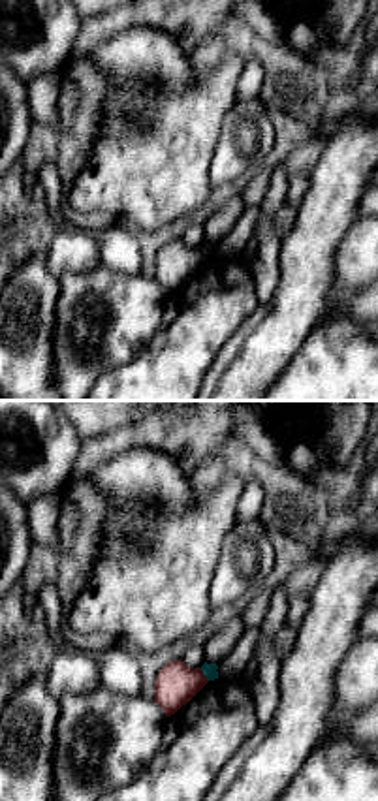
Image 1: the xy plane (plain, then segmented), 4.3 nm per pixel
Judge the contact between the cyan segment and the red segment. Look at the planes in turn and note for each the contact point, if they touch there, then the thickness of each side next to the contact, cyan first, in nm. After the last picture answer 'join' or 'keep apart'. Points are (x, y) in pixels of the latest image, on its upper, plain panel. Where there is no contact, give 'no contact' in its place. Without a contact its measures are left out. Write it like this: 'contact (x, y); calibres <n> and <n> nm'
contact (204, 252); calibres 60 and 180 nm

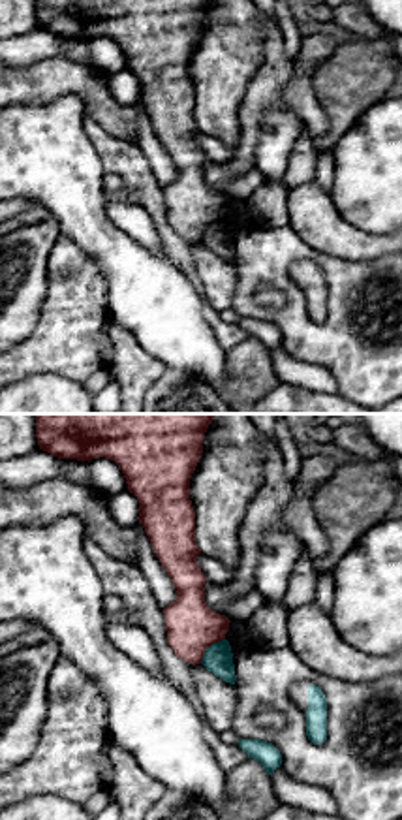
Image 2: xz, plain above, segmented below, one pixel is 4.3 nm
contact (209, 226); calibres 130 and 220 nm

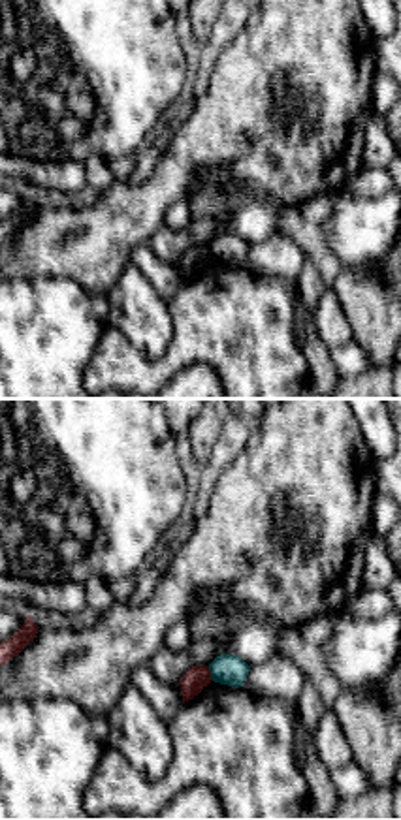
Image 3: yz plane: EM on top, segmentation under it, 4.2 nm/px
contact (211, 252); calibres 130 and 100 nm

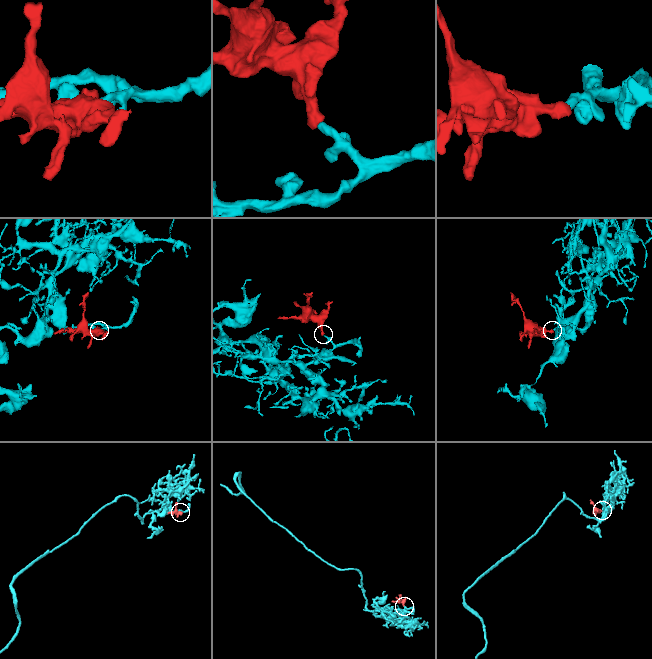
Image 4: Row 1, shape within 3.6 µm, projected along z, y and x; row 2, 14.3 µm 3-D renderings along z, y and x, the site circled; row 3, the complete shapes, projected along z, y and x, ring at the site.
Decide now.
keep apart

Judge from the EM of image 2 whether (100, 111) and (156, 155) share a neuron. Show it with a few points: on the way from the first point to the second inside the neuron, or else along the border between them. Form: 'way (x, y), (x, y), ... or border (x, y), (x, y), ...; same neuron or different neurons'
border (134, 106), (138, 110), (138, 140); different neurons

